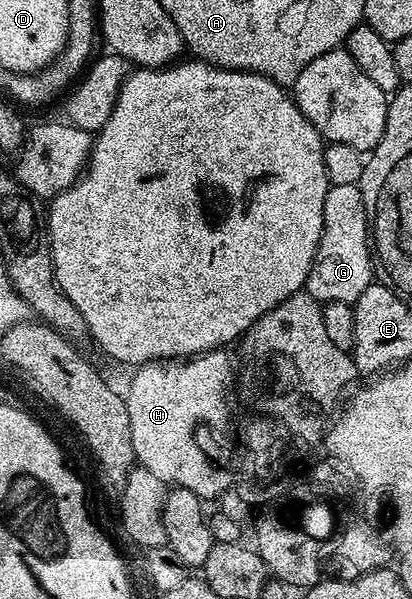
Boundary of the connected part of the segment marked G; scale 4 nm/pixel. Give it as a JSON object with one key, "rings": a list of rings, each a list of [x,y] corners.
{"rings":[[[331,184],[325,196],[325,218],[323,219],[321,242],[317,246],[317,254],[311,267],[311,277],[306,282],[305,291],[322,305],[329,302],[345,302],[353,306],[357,302],[357,298],[361,298],[361,294],[365,294],[365,290],[372,282],[373,244],[369,239],[365,198],[361,194],[358,184]]]}

